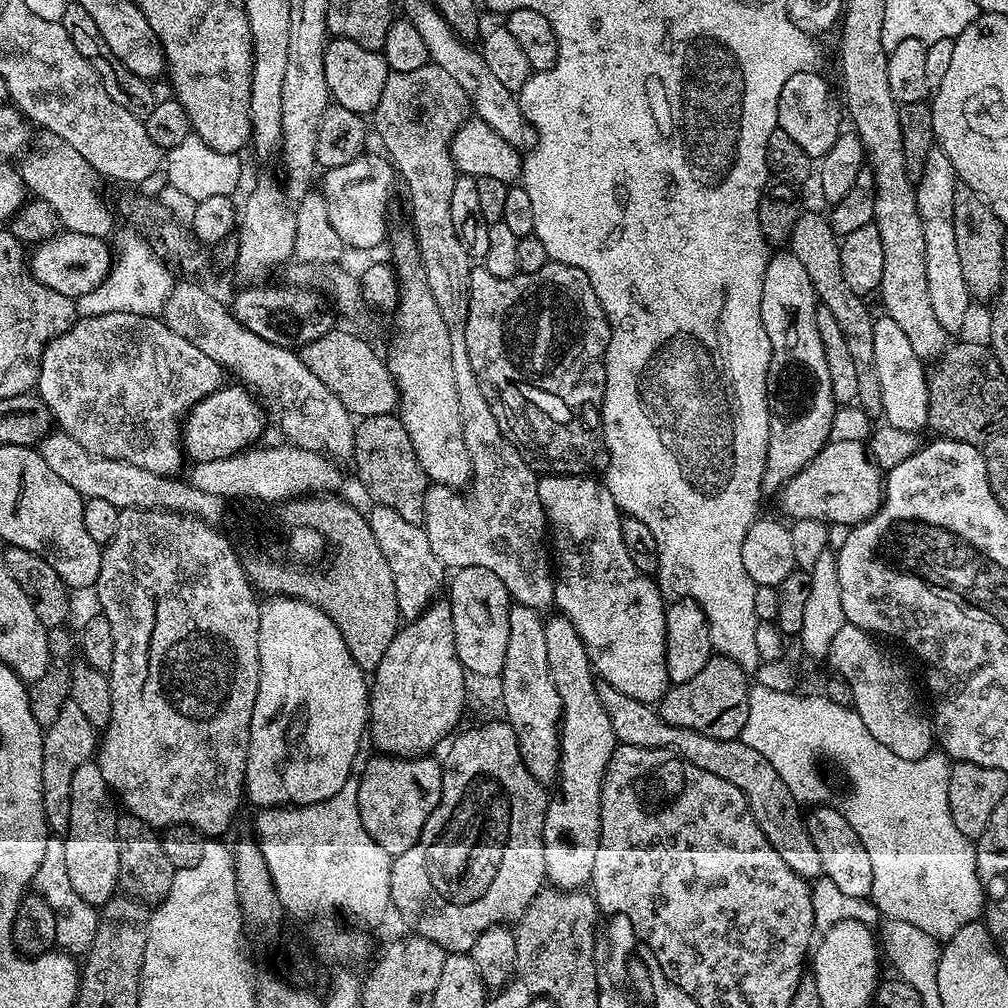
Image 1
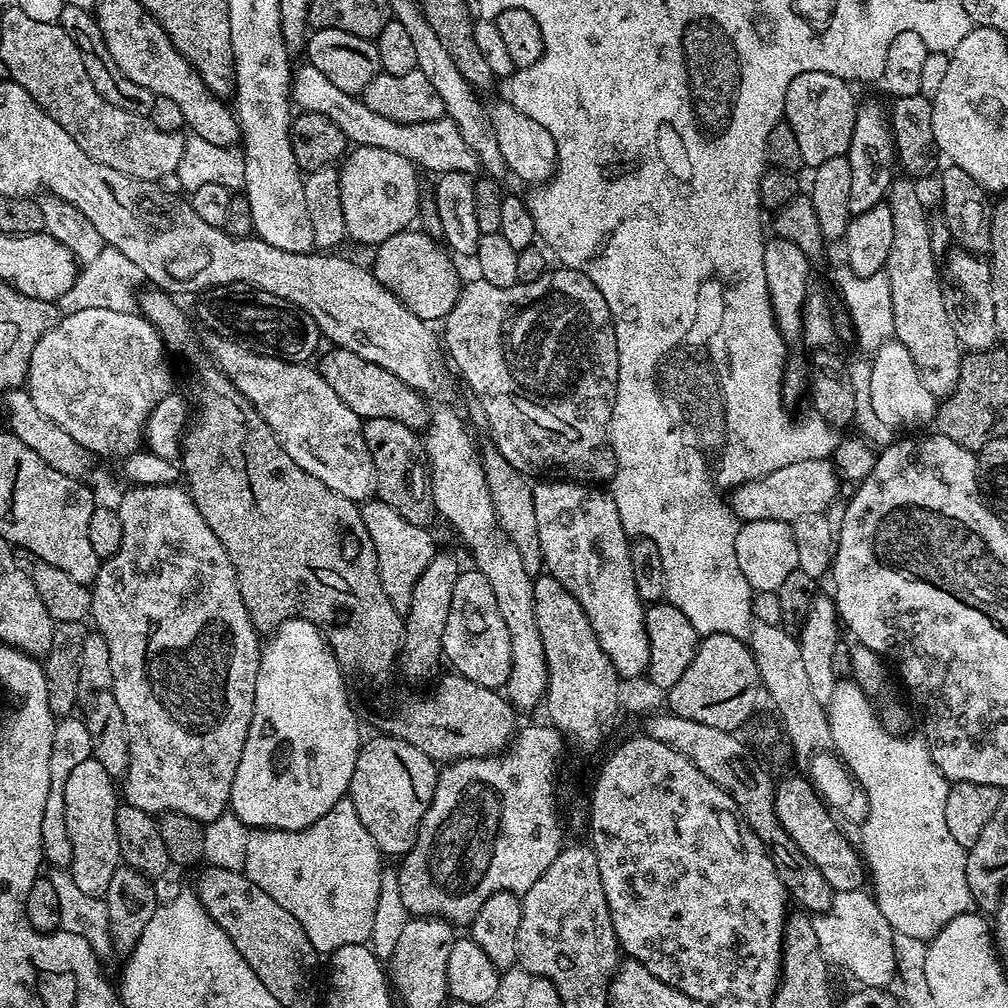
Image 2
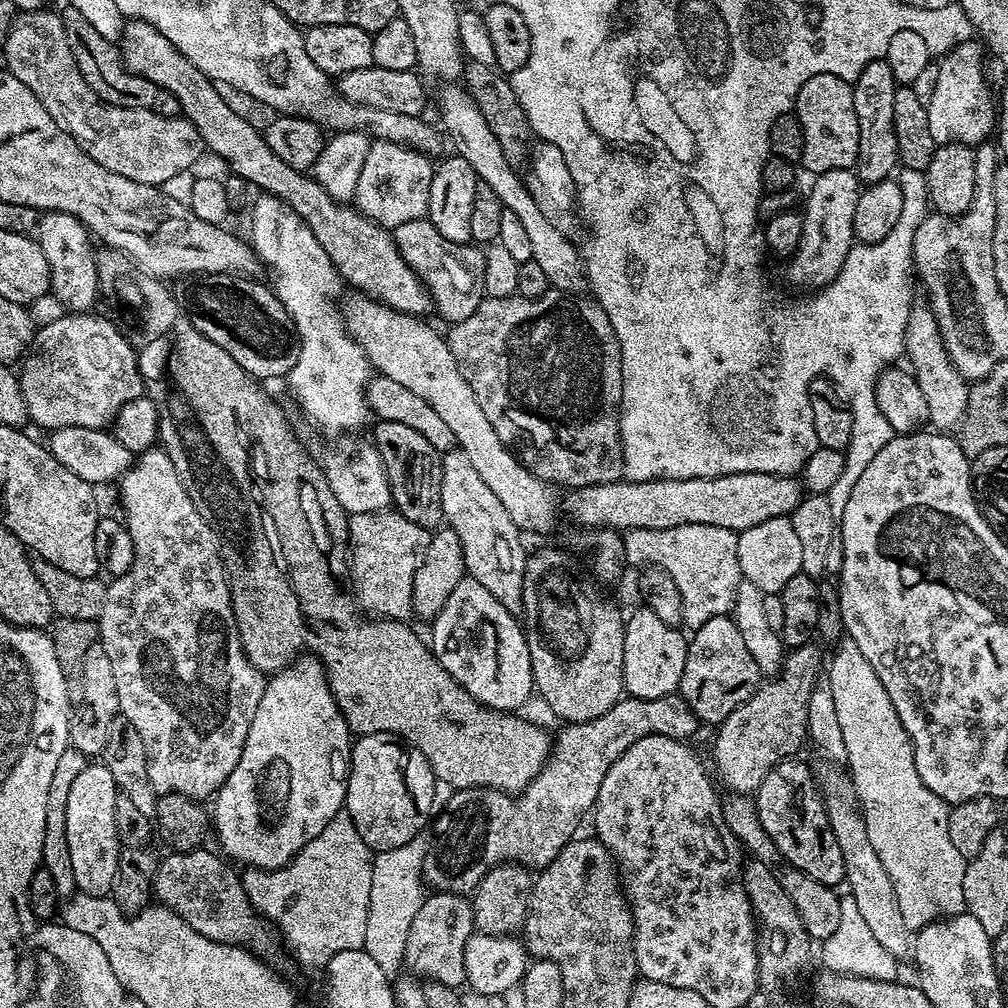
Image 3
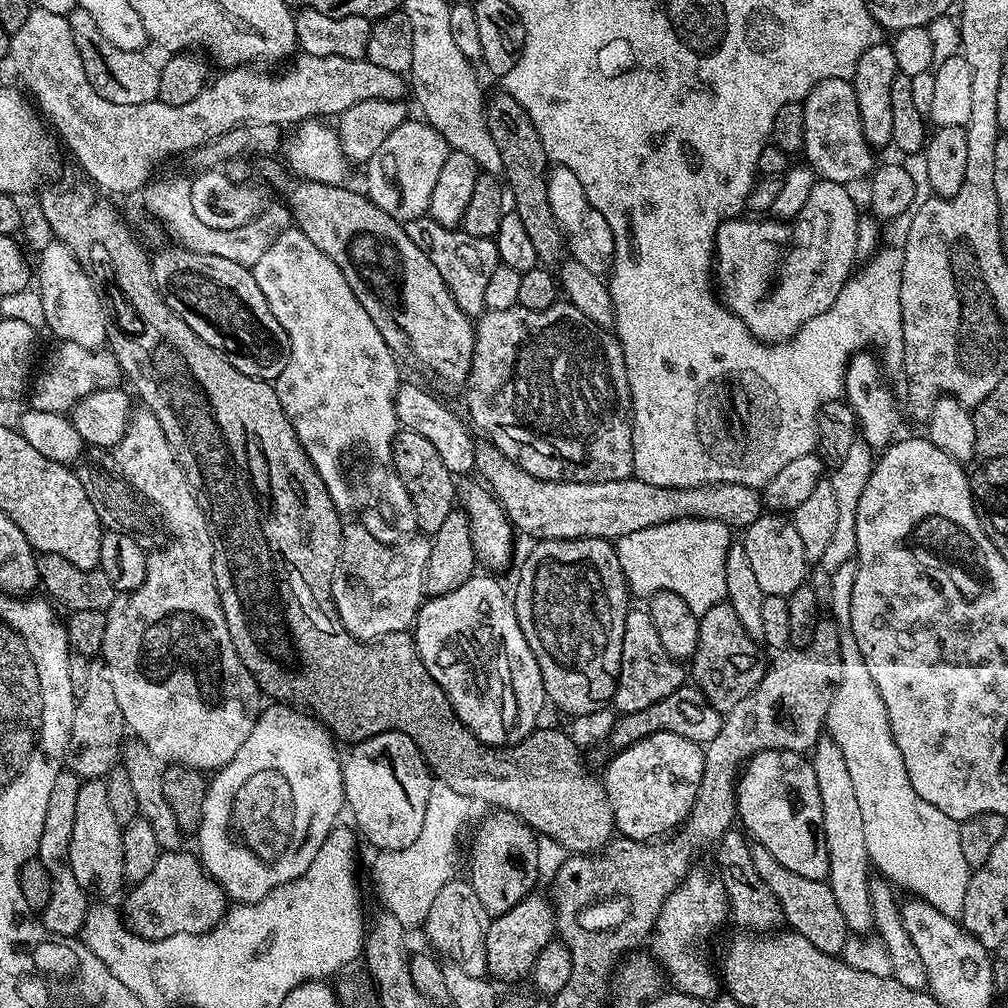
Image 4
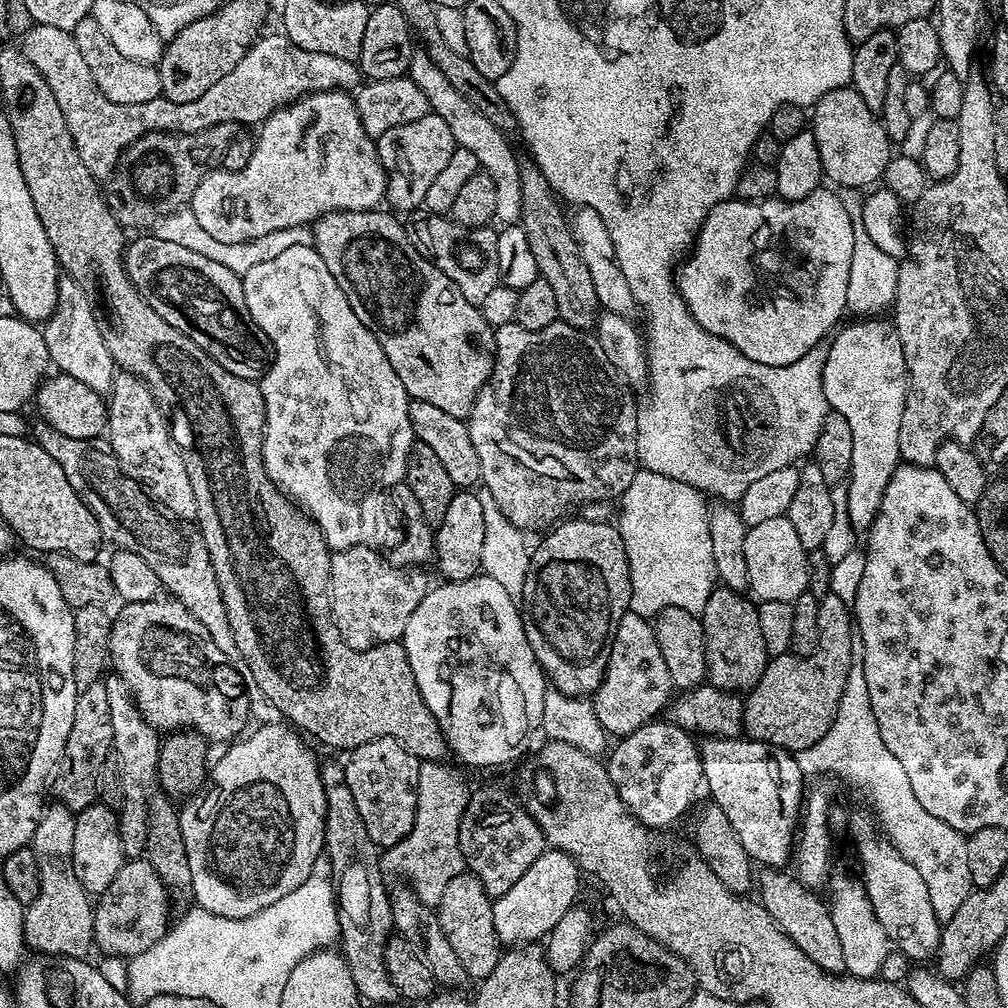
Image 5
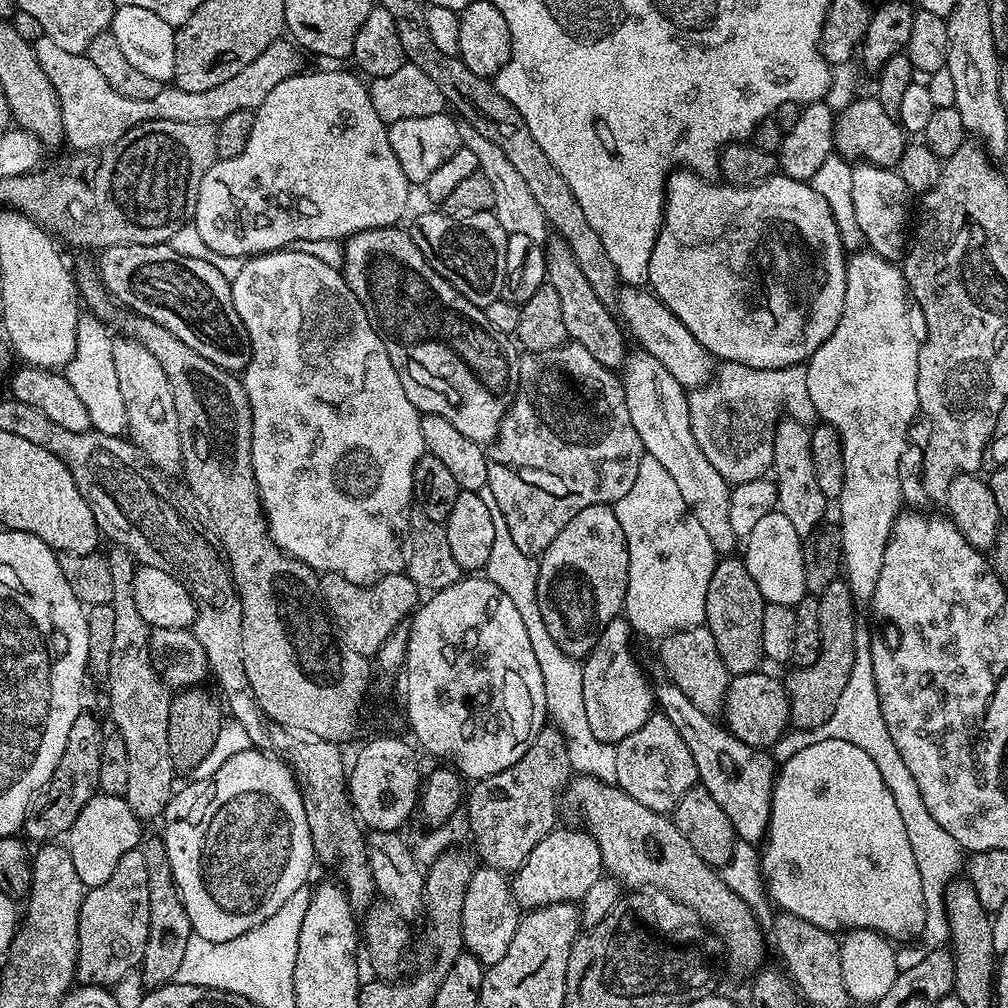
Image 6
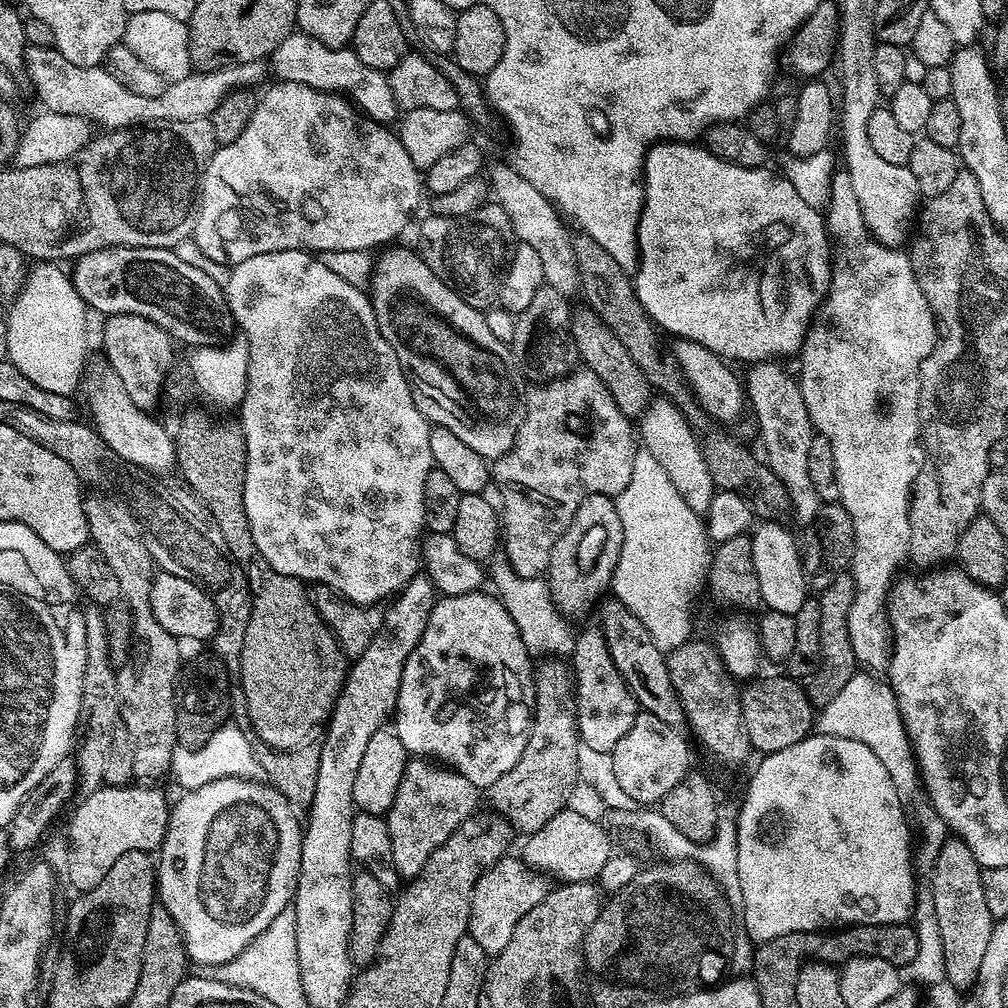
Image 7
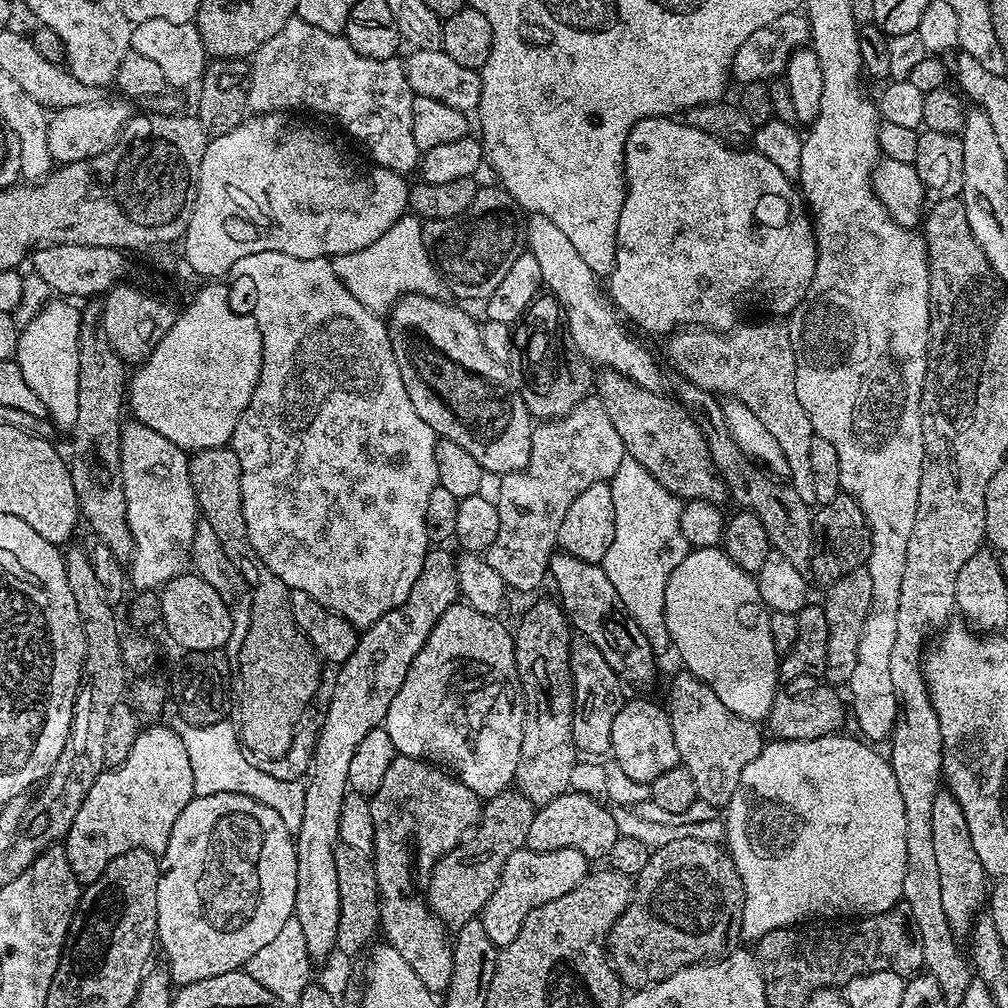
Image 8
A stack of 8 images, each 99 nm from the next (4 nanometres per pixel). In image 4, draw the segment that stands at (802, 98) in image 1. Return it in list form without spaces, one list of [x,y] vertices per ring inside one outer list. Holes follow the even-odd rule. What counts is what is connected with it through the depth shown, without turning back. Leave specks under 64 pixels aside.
[[[826,78],[812,87],[802,103],[806,122],[802,156],[817,177],[849,186],[863,176],[864,179],[871,177],[874,152],[862,134],[862,118],[858,114],[858,98],[854,98],[852,81]]]

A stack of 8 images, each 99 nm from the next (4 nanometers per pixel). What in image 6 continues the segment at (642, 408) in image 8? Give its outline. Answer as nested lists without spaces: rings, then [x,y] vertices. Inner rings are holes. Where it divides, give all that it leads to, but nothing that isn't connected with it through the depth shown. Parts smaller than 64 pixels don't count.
[[[559,238],[549,239],[544,257],[548,275],[546,282],[554,286],[558,294],[558,307],[562,309],[562,318],[566,322],[568,340],[586,346],[586,350],[590,350],[590,354],[594,354],[594,358],[598,358],[602,366],[613,370],[623,369],[626,336],[622,331],[621,321],[614,315],[613,309],[598,302],[598,294],[594,294],[586,274],[582,274],[577,259],[570,252],[570,246],[566,246],[566,242]]]

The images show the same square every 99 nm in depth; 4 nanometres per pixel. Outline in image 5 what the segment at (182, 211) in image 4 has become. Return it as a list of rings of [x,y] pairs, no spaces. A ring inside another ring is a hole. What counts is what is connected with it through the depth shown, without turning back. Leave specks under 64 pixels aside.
[[[190,208],[181,209],[177,213],[164,217],[154,228],[154,234],[163,241],[177,243],[188,250],[198,254],[205,254],[206,258],[211,258],[214,262],[222,263],[232,270],[235,274],[243,276],[248,273],[251,267],[258,266],[261,262],[270,262],[273,258],[278,258],[285,250],[290,250],[291,246],[315,245],[315,236],[311,227],[300,225],[298,227],[283,228],[282,230],[271,231],[270,234],[249,240],[246,243],[222,243],[210,236],[205,229],[198,223]]]

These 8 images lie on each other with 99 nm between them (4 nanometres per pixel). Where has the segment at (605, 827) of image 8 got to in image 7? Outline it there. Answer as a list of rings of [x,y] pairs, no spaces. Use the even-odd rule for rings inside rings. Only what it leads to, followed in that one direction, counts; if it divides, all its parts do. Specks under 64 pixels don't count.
[[[575,807],[563,808],[554,818],[540,830],[527,833],[522,851],[525,864],[537,872],[547,874],[560,882],[582,882],[583,880],[595,881],[599,877],[602,866],[606,866],[606,858],[610,858],[614,851],[612,840],[608,832],[596,820],[575,812]]]

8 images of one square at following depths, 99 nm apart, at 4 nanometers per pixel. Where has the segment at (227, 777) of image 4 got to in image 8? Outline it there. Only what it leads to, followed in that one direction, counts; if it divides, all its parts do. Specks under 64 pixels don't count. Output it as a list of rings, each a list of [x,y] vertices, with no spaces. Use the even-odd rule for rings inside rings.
[[[215,792],[209,796],[193,796],[192,800],[178,814],[174,821],[174,830],[170,830],[170,842],[166,842],[166,850],[158,858],[160,861],[160,877],[158,878],[158,930],[156,938],[158,948],[164,951],[168,959],[166,971],[172,977],[172,983],[176,986],[193,984],[202,978],[214,978],[218,974],[235,972],[243,969],[262,946],[267,946],[273,938],[278,938],[283,924],[290,919],[296,910],[296,891],[298,890],[298,862],[296,861],[296,842],[293,833],[286,830],[286,822],[270,806],[250,798],[246,794],[230,794],[229,792]]]

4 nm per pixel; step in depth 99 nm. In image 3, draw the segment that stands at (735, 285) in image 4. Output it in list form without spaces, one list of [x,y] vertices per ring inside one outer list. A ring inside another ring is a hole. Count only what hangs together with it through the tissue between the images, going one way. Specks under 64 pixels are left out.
[[[843,168],[842,170],[826,170],[825,172],[819,173],[815,177],[816,180],[812,184],[812,189],[808,192],[808,205],[802,208],[802,215],[804,217],[804,225],[802,226],[802,238],[798,242],[795,252],[792,253],[790,259],[787,261],[788,264],[788,280],[796,288],[812,288],[808,290],[819,290],[825,288],[831,280],[840,273],[842,266],[846,262],[846,254],[852,248],[854,243],[854,206],[858,206],[858,198],[862,191],[862,185],[860,183],[859,176],[856,175],[852,168]]]

